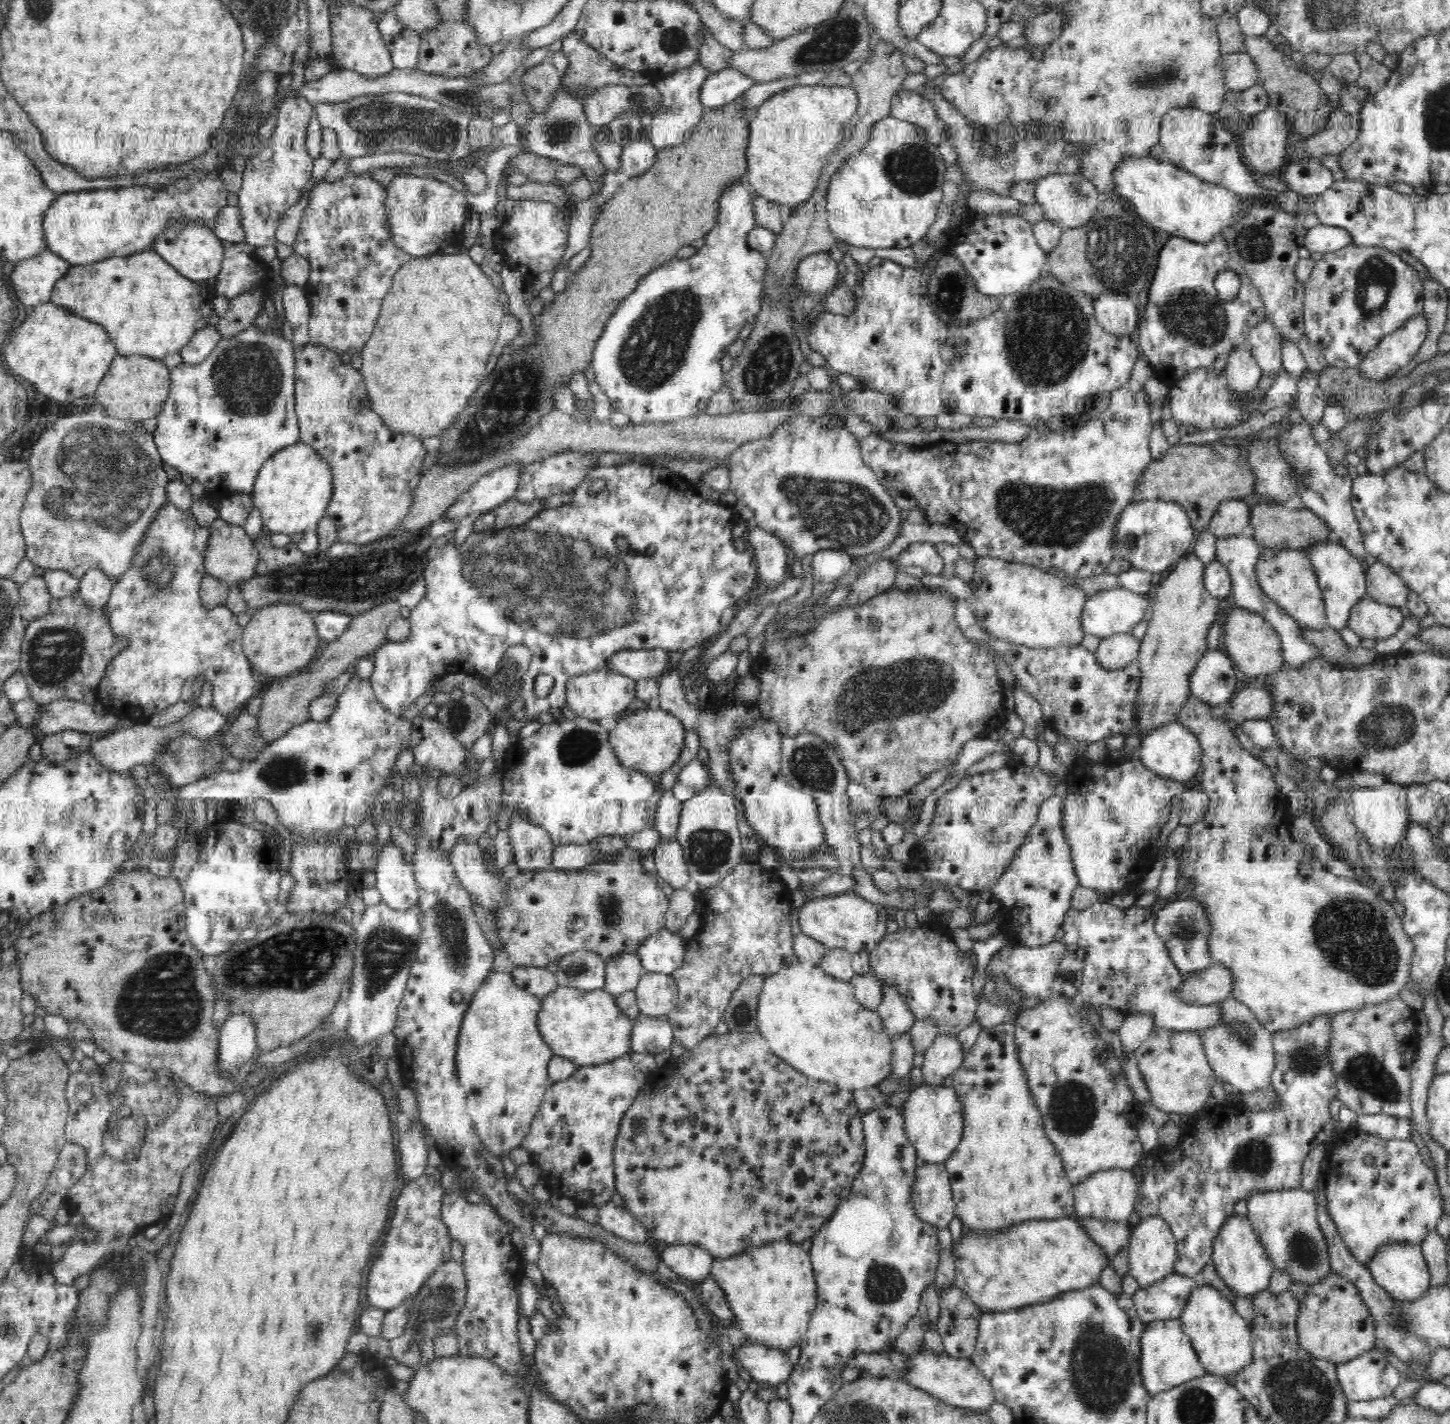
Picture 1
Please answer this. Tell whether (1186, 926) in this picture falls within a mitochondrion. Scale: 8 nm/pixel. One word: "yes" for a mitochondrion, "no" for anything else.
yes

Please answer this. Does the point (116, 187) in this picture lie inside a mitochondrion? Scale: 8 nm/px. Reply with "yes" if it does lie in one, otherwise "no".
no

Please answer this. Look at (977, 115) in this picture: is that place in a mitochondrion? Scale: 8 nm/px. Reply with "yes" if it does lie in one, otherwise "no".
no

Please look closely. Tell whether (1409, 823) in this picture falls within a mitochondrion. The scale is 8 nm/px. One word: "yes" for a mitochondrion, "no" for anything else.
no

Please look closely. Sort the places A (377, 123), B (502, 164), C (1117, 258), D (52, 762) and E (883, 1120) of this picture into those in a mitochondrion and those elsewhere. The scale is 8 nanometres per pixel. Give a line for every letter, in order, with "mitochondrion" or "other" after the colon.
A: mitochondrion
B: other
C: mitochondrion
D: other
E: other

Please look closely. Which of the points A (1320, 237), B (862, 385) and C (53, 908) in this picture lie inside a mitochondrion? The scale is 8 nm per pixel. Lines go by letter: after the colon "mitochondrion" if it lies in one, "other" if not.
A: other
B: other
C: other

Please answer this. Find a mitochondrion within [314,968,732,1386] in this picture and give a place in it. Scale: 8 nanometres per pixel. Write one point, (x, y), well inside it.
(439, 1302)

